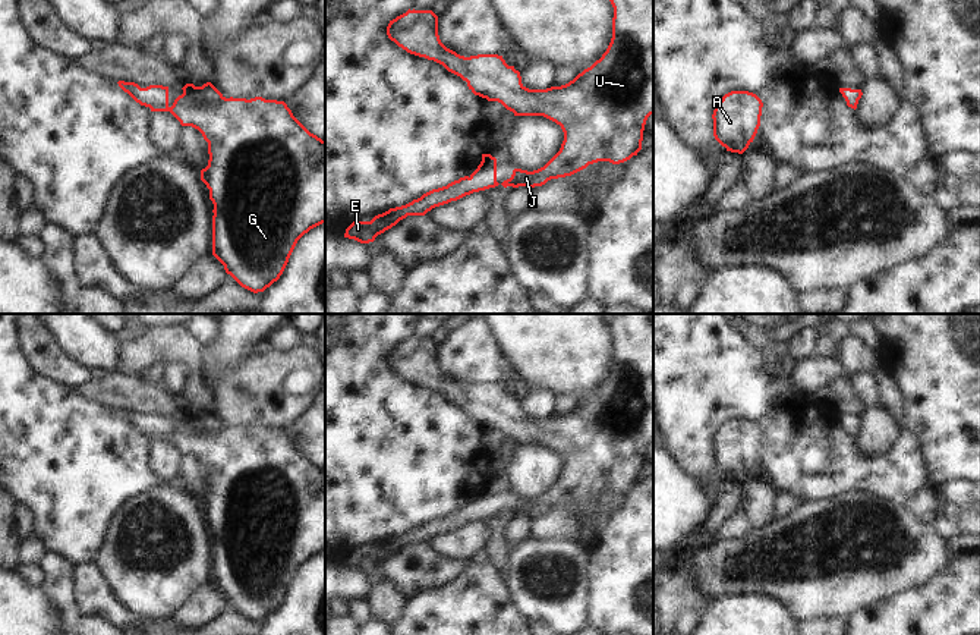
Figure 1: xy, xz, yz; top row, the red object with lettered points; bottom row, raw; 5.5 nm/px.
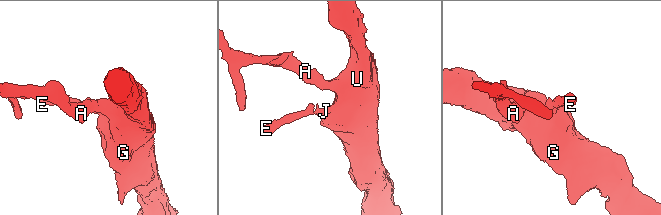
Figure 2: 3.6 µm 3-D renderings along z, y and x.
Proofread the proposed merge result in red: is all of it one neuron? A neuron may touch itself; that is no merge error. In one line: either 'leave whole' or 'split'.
leave whole

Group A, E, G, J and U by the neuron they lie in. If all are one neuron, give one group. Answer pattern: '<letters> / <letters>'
A E G J U

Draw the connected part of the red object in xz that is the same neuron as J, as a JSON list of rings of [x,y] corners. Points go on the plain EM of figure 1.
[[[599,314],[614,336],[612,367],[599,389],[579,402],[573,409],[561,415],[546,418],[529,418],[521,412],[520,400],[508,394],[502,384],[478,383],[464,386],[447,377],[438,364],[438,345],[432,339],[407,339],[406,342],[390,349],[387,364],[398,375],[410,383],[425,386],[442,393],[448,400],[460,405],[467,411],[469,418],[488,430],[498,430],[514,444],[543,444],[561,455],[564,469],[560,480],[541,497],[527,500],[514,497],[510,507],[501,513],[513,515],[542,515],[551,507],[571,504],[589,493],[609,490],[620,493],[630,488],[642,478],[643,459],[646,449],[653,443],[653,324],[646,314]]]

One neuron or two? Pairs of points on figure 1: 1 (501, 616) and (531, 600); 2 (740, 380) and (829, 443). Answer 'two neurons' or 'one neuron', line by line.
1: two neurons
2: one neuron

